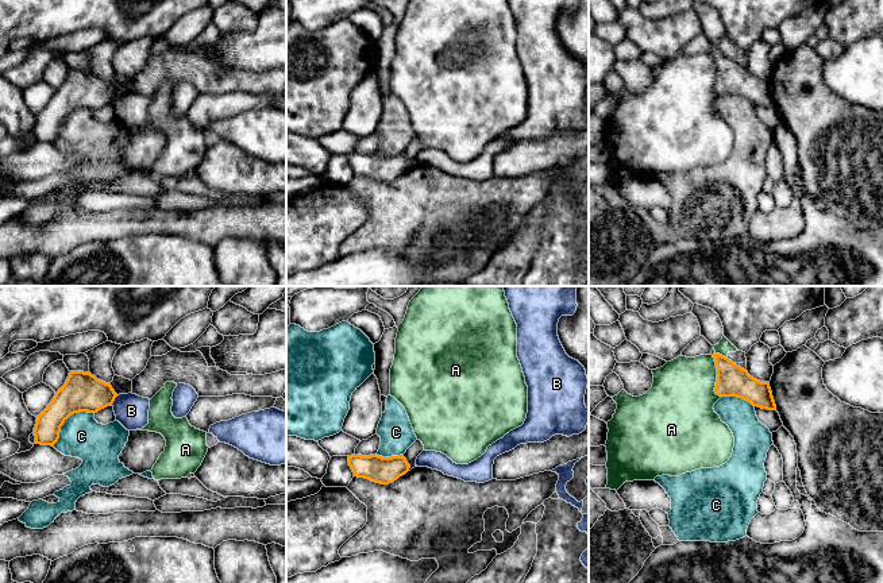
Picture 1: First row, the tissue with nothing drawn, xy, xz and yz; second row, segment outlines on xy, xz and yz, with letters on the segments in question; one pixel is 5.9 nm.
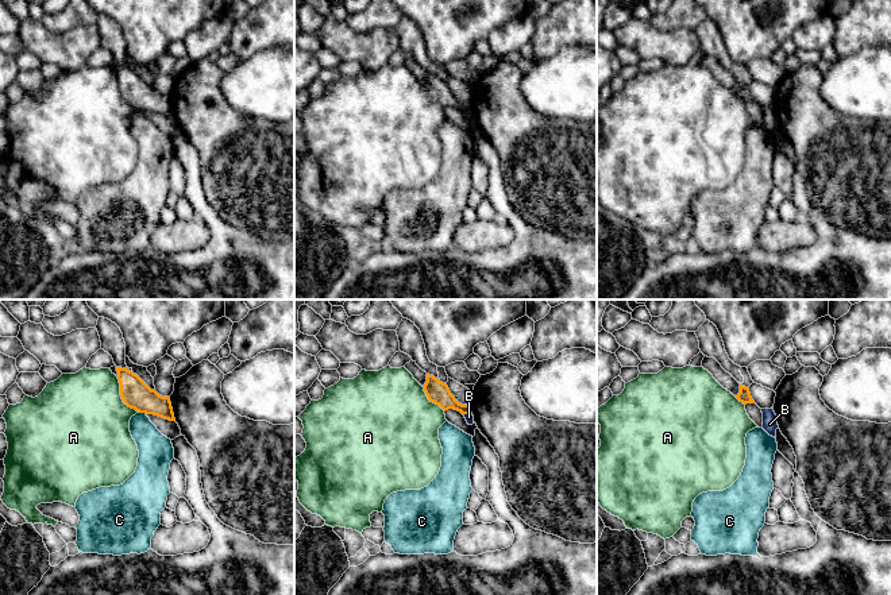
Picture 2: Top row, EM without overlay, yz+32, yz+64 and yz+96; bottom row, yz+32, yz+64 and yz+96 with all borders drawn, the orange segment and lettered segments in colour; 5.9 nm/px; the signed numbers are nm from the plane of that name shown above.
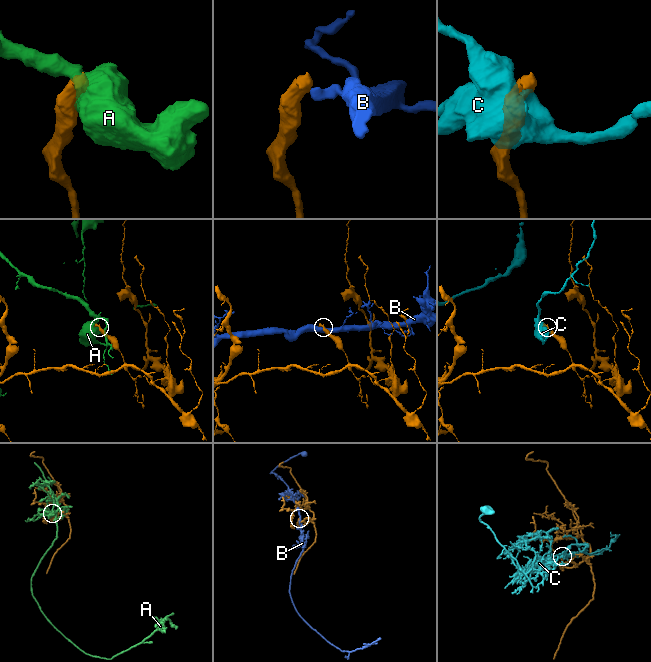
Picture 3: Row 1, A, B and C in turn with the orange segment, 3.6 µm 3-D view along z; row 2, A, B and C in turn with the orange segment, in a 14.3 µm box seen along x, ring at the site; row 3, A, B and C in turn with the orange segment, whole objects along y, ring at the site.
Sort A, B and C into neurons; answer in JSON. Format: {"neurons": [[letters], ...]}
{"neurons": [["A"], ["B"], ["C"]]}

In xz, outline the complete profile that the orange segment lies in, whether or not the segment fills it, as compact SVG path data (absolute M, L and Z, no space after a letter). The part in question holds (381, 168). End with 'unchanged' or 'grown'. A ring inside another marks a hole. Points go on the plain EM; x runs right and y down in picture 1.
M351 152L348 154L348 163L354 170L354 174L365 175L381 182L393 181L410 166L404 152L392 155Z | unchanged

